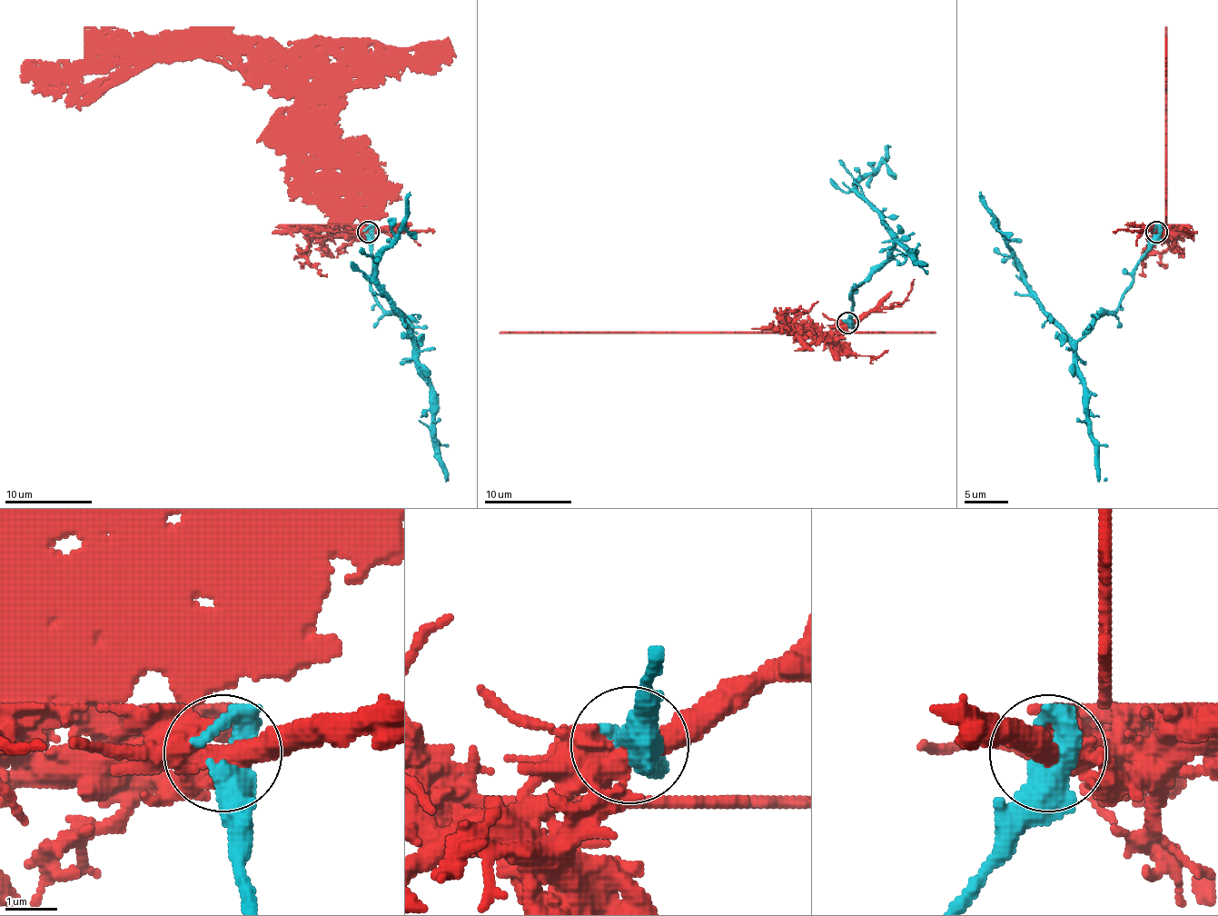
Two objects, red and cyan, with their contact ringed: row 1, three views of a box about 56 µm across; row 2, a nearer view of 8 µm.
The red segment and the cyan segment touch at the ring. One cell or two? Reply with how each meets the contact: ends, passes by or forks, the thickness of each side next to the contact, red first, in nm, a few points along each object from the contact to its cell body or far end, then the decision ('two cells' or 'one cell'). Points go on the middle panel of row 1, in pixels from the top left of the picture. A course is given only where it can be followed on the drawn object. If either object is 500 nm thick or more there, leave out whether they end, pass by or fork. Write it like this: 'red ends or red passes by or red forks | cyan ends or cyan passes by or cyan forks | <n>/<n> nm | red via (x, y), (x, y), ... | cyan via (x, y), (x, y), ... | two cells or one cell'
500/500 nm | red via (848, 323), (842, 331), (500, 333) | cyan via (848, 324), (855, 290), (887, 259), (894, 242), (892, 231), (856, 191), (856, 184), (883, 161), (889, 145) | two cells

